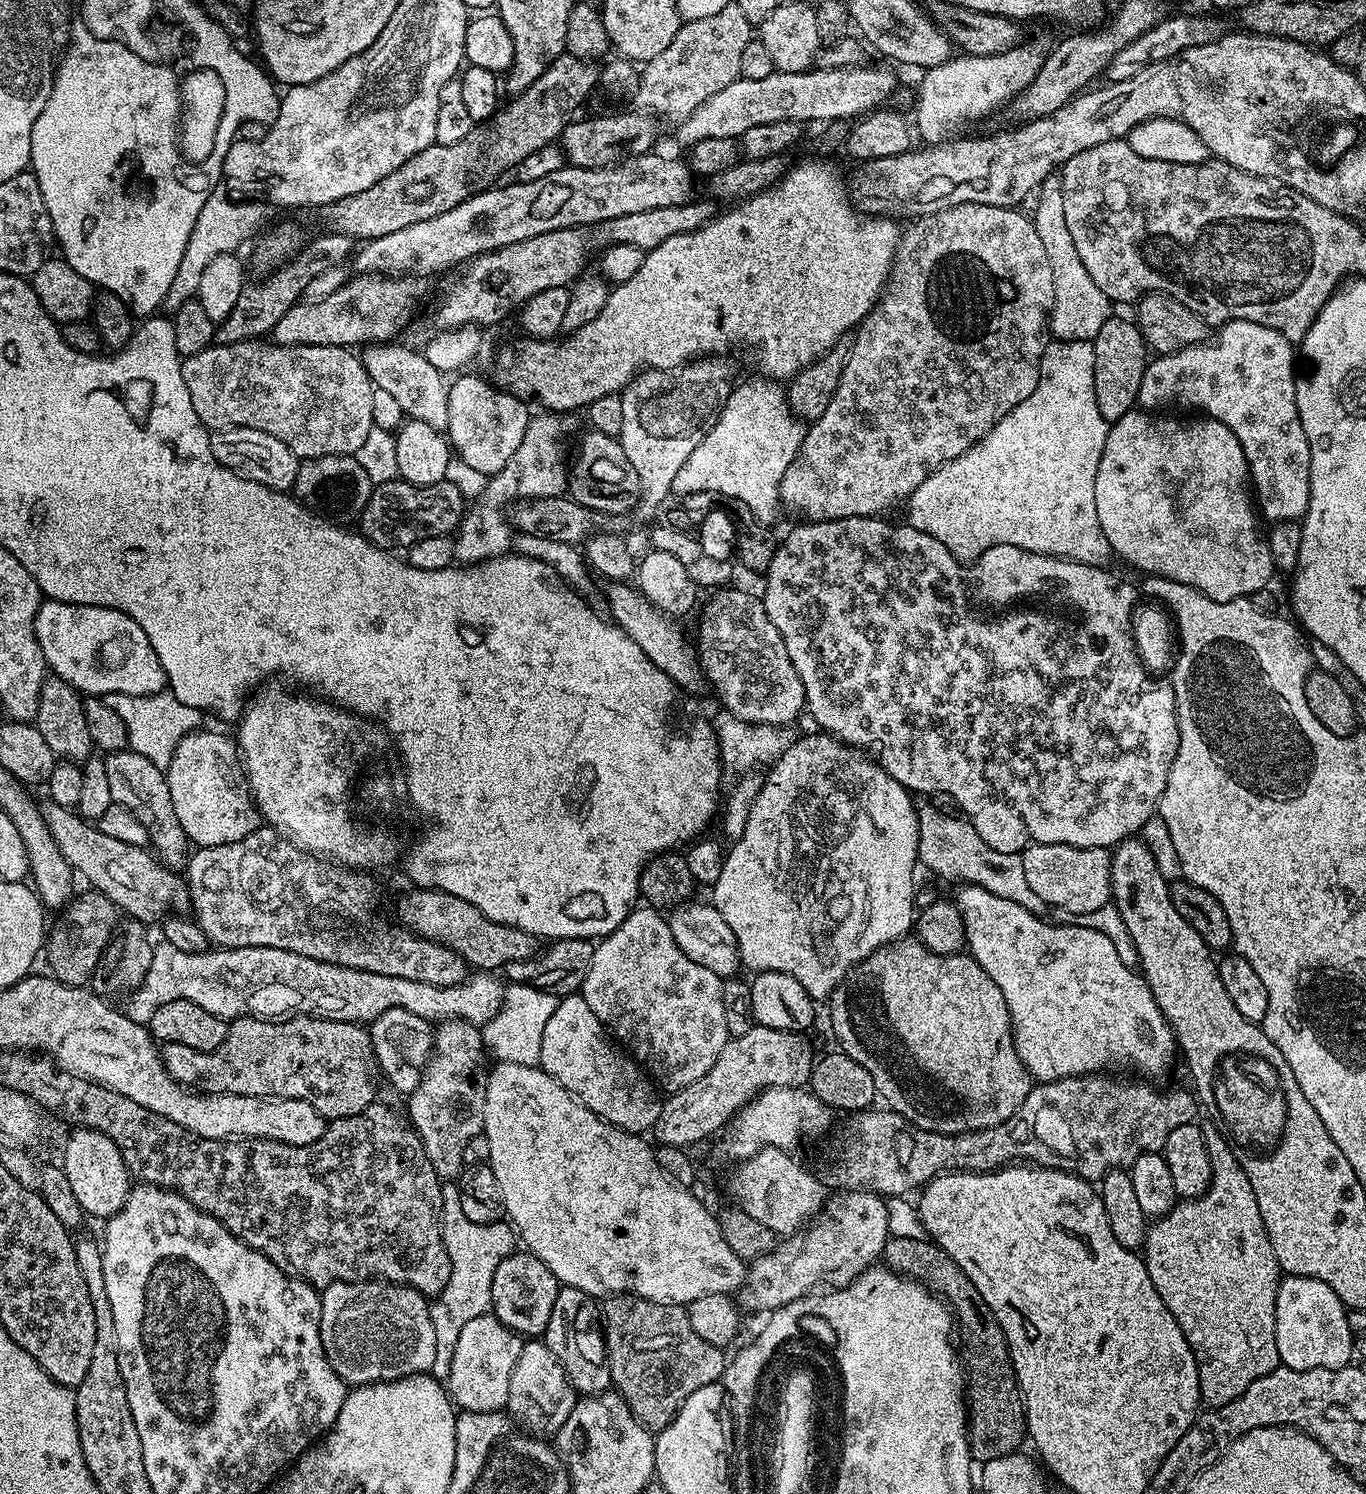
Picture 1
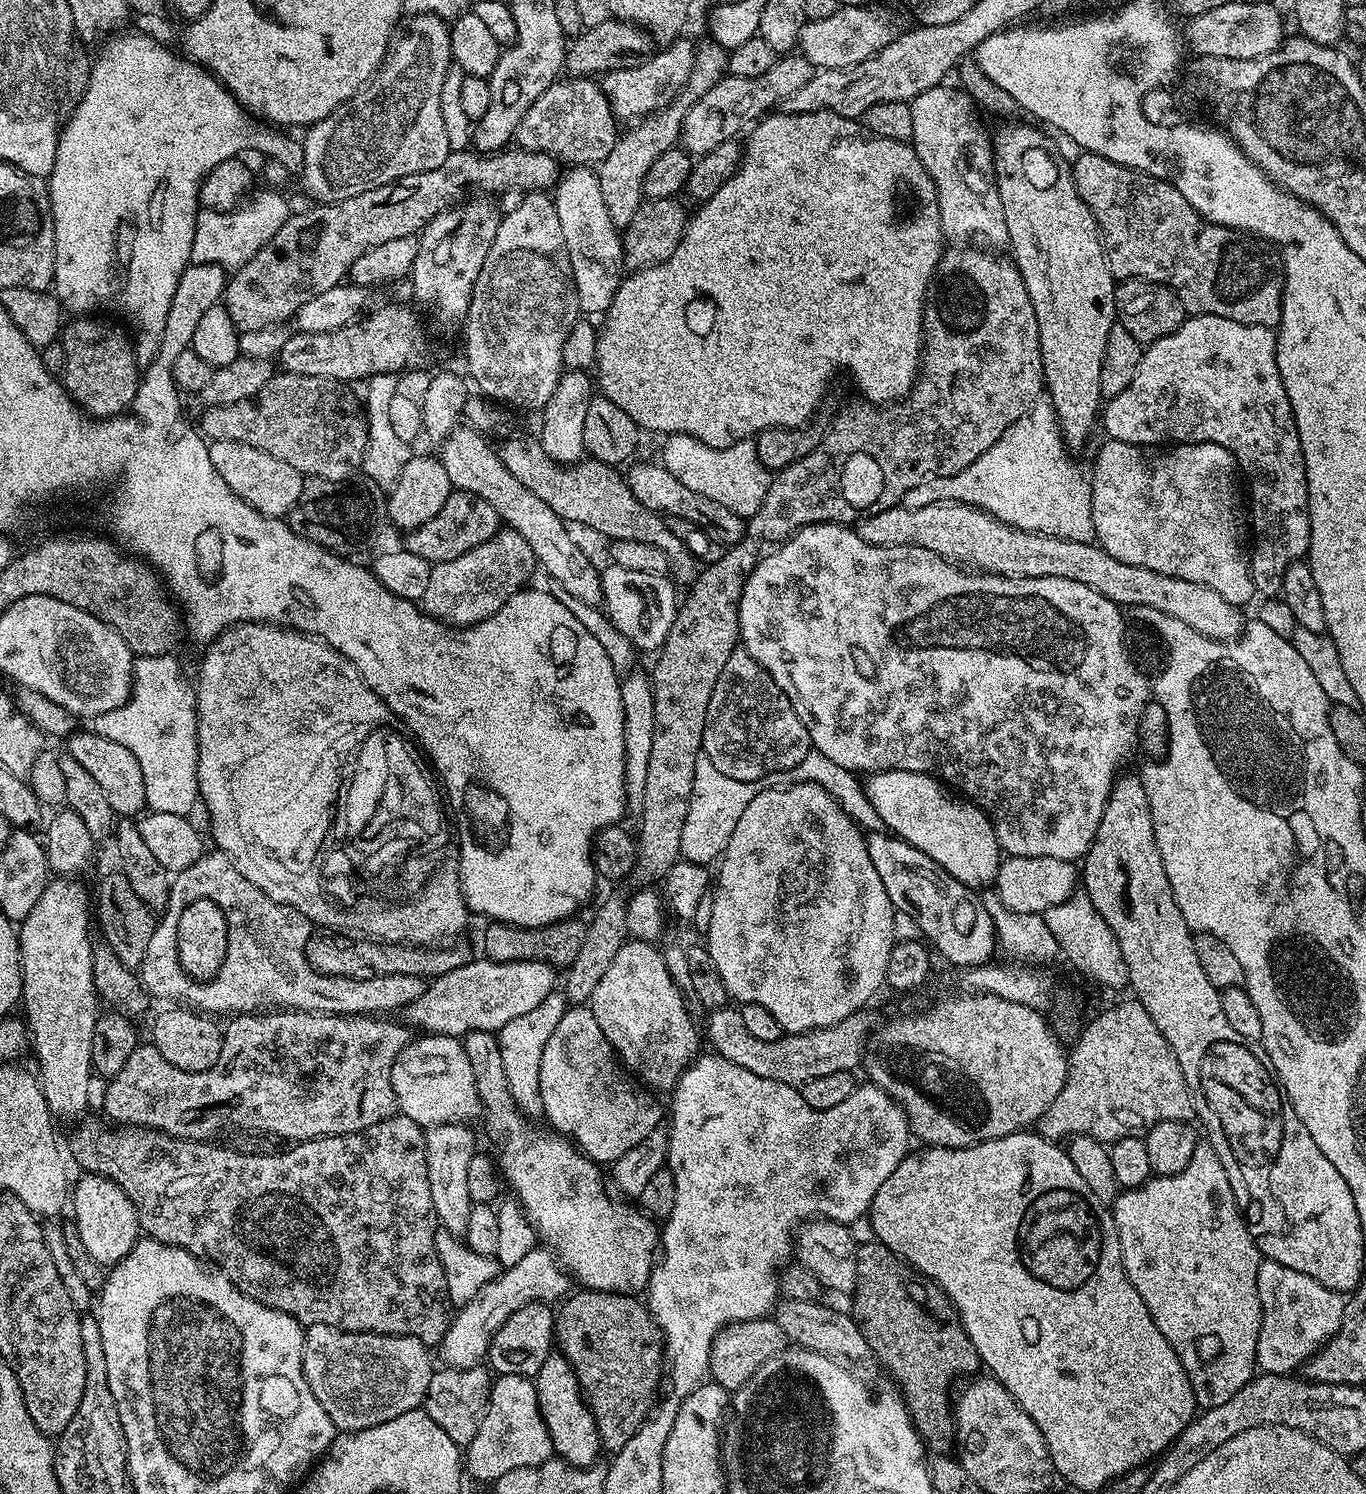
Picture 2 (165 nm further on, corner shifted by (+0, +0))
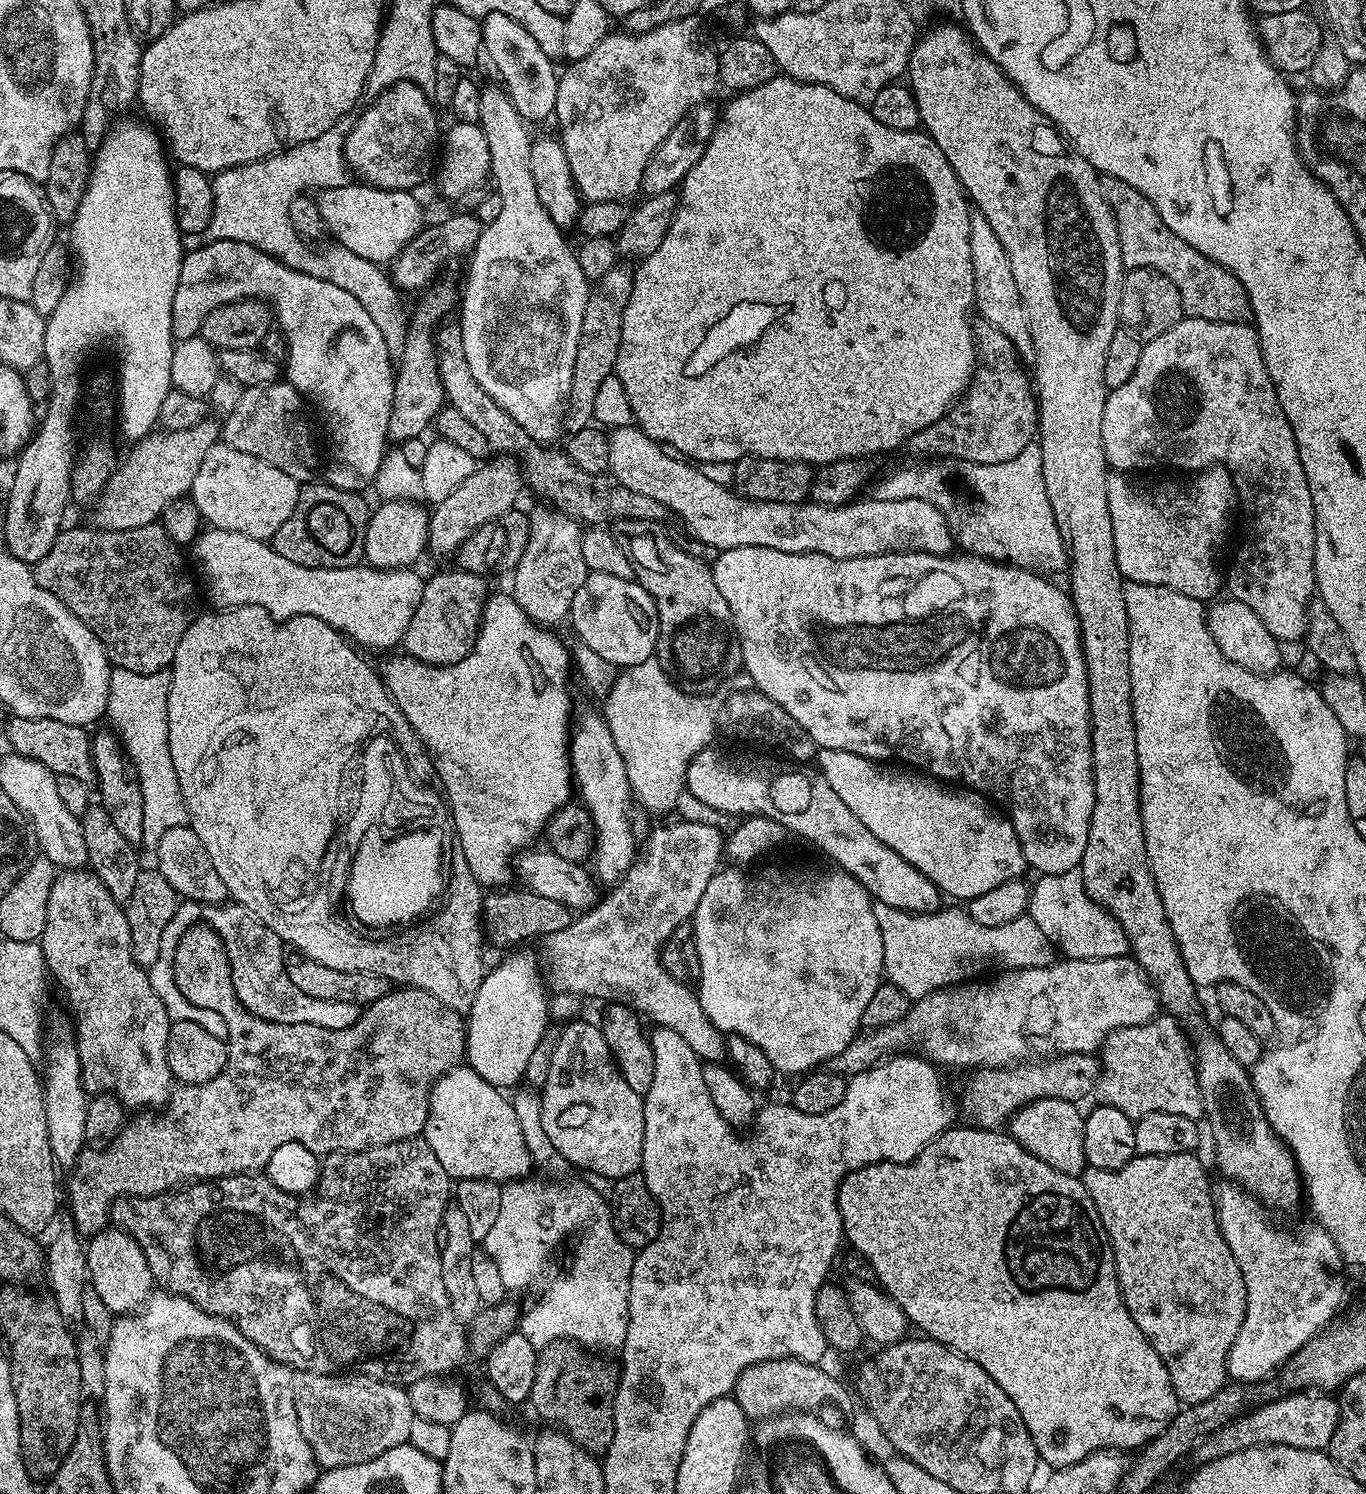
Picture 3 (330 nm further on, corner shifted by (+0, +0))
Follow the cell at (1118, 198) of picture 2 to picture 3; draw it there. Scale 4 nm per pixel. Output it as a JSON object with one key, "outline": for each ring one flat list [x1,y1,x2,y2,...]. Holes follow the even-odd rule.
{"outline":[[1104,176,1100,185,1118,226,1118,246,1122,250,1125,269,1152,268,1170,278,1170,282,1174,282,1182,294,1185,317,1242,324,1252,316,1252,307,1242,282,1238,282,1230,270,1215,264,1206,258,1206,254,1194,250,1194,246,1182,242,1182,238,1178,238,1178,234,1174,234,1174,230,1162,222,1158,210,1154,210,1146,194,1113,176]]}

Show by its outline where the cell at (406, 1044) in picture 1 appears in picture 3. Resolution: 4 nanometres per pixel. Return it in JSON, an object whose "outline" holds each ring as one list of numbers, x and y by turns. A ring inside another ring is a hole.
{"outline":[[467,1066,452,1068,436,1080,422,1139,453,1181,482,1178,507,1182,527,1177,534,1168,511,1099]]}

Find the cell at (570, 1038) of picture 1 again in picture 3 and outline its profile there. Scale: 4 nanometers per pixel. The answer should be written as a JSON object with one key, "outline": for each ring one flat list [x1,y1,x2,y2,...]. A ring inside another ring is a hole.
{"outline":[[576,1020,573,1024,563,1025,562,1038,558,1038,558,1046,554,1046,554,1058,550,1058,550,1078,546,1078,538,1095,542,1106,542,1130,546,1130,550,1142,554,1142,554,1150,558,1150,558,1154,562,1154,571,1167,573,1164,596,1176,605,1176,608,1182,640,1172,644,1097,630,1090,630,1085,622,1078,599,1023]]}

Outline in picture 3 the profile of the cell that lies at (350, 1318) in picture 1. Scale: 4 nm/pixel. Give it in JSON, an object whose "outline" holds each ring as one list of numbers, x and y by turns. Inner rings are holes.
{"outline":[[356,1370,347,1374,296,1372,292,1378,292,1389,294,1406,298,1410,298,1426,302,1426,302,1434,306,1442,310,1442,310,1450,321,1469,370,1462,370,1458,386,1454,386,1450,399,1444,408,1443,410,1422,414,1419,414,1413,410,1406,408,1388,399,1383,375,1374,361,1374]]}

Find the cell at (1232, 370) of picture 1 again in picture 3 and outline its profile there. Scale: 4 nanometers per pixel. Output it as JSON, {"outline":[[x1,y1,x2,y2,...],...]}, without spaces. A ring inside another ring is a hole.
{"outline":[[1189,316,1179,320,1166,334,1158,334,1158,338,1147,341,1142,347,1142,358,1138,358,1138,370,1134,370,1134,378,1123,386,1111,389,1106,398,1106,406,1102,410,1102,446,1106,454,1109,469,1120,474,1132,474,1135,468,1156,468,1159,464,1169,464,1180,472,1195,474,1206,468,1223,466,1227,468,1236,484,1236,499,1239,511,1244,511,1244,520,1248,523,1248,533,1236,552,1236,561,1226,568,1226,592,1231,599,1242,602,1262,618,1266,630,1274,634,1278,641,1303,641,1308,630,1308,604,1317,595,1316,571,1314,570,1314,546,1316,545,1316,519,1314,518,1314,502,1310,498,1310,486,1306,482,1306,470,1302,466,1302,458,1298,454,1298,442,1294,438,1294,430,1290,430,1290,422,1278,402,1278,394,1274,390,1274,382,1270,382,1270,374,1266,374,1266,362,1262,358,1260,339,1251,323,1231,324,1230,322,1210,322,1202,318]]}

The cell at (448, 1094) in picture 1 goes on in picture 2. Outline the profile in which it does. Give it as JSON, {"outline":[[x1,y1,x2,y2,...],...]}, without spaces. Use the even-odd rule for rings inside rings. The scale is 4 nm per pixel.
{"outline":[[467,1123,436,1124,426,1132,426,1158,430,1174,430,1198,434,1198,434,1210,439,1227,456,1237,463,1237,467,1230,473,1207,470,1189,466,1187,466,1170,470,1158,478,1150,476,1136]]}

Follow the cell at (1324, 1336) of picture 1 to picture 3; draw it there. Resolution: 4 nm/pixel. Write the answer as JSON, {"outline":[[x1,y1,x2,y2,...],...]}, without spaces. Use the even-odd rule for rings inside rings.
{"outline":[[1235,1182,1220,1183,1224,1184,1217,1183,1214,1188,1216,1220,1220,1223,1222,1238,1226,1242,1226,1246,1230,1246,1230,1254,1234,1254,1234,1258,1238,1262,1238,1270,1242,1270,1242,1282,1246,1282,1246,1318,1242,1318,1242,1330,1238,1330,1238,1338,1234,1338,1234,1346,1230,1346,1230,1354,1228,1355,1228,1380,1237,1384,1259,1384,1261,1380,1269,1379,1273,1373,1283,1368,1285,1362,1299,1348,1306,1346,1306,1342,1310,1342,1316,1336,1320,1335,1329,1324,1337,1319,1338,1313,1341,1311,1341,1309,1339,1310,1340,1303,1344,1300,1344,1276,1340,1273,1342,1261,1338,1246,1334,1246,1334,1238,1330,1238,1330,1234,1325,1228,1311,1226,1312,1228,1300,1228,1297,1232,1287,1232,1284,1228,1275,1228,1268,1221,1269,1213,1266,1211,1264,1205,1252,1193,1244,1191]]}

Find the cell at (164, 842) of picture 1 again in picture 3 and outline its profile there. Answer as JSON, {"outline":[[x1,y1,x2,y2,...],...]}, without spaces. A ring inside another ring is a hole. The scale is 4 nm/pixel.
{"outline":[[12,716,4,724,4,736,13,753,17,756,29,756,42,766,46,766,57,776,78,778,78,782,92,786,96,782,96,771,92,761,92,742,87,727,58,722,54,718,22,718]]}

